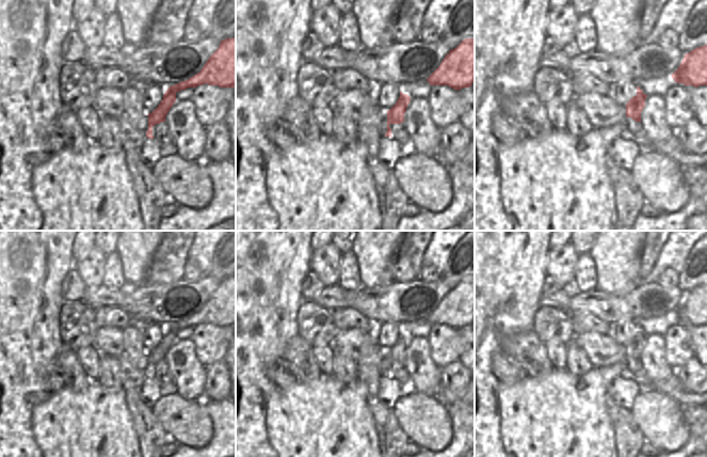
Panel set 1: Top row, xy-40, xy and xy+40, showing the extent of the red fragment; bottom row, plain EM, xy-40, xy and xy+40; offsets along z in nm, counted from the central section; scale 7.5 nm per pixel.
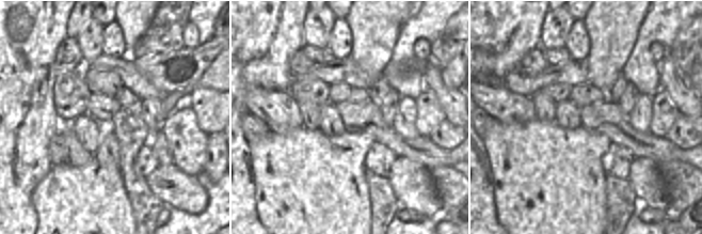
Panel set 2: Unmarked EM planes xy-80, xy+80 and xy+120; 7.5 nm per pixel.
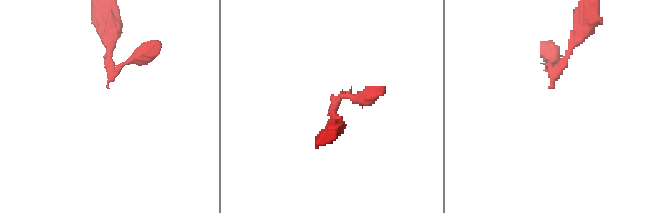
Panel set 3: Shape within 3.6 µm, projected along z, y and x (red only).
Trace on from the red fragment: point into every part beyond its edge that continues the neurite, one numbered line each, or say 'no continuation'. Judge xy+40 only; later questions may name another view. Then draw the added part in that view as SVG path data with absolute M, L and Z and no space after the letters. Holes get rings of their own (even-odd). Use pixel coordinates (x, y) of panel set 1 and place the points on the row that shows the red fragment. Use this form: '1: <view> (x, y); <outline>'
no continuation

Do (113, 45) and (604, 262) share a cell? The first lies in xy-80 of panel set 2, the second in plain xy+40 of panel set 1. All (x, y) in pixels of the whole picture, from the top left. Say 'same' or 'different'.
different

